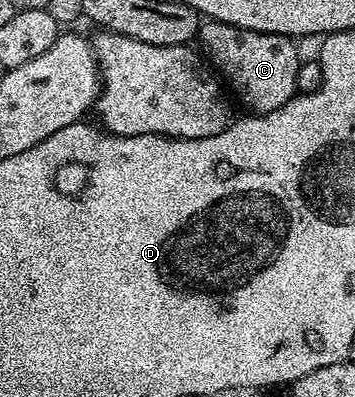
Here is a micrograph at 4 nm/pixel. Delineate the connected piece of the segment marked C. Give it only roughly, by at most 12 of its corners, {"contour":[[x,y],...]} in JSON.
{"contour":[[206,19],[195,40],[248,113],[297,95],[292,37]]}

